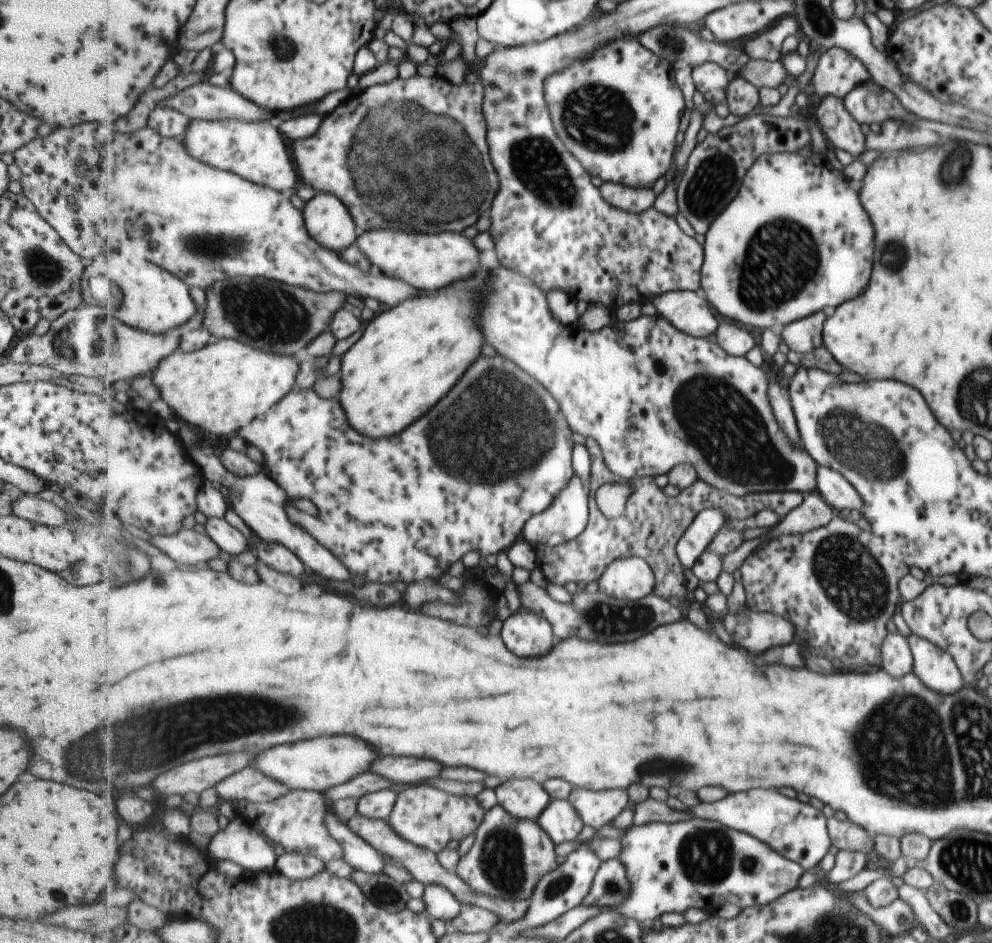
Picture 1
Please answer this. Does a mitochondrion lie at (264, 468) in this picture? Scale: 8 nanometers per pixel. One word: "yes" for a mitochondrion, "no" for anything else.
no

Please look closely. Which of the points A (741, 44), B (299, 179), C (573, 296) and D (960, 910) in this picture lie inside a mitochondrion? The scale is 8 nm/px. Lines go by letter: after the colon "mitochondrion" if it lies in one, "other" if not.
A: other
B: other
C: other
D: mitochondrion

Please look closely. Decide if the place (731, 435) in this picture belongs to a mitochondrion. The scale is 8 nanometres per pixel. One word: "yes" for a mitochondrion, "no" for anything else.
yes

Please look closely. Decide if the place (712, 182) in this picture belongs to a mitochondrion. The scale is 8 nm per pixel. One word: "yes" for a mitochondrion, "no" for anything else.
yes

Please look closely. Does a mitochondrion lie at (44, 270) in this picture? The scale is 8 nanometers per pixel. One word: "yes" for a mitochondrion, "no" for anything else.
yes

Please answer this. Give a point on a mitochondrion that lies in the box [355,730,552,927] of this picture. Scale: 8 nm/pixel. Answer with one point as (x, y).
(501, 861)

